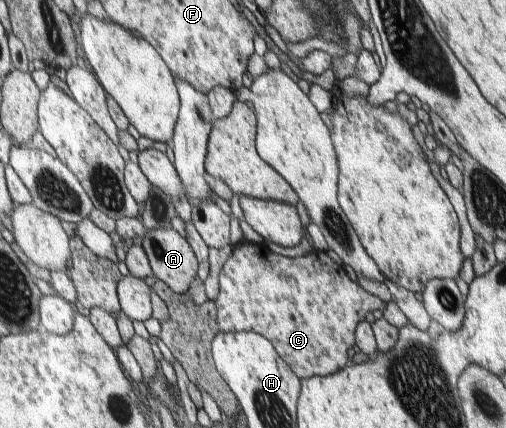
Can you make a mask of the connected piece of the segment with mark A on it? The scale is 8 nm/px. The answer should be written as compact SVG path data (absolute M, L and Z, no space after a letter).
M172 227L151 229L143 237L155 276L184 296L198 276L198 255L188 238Z

